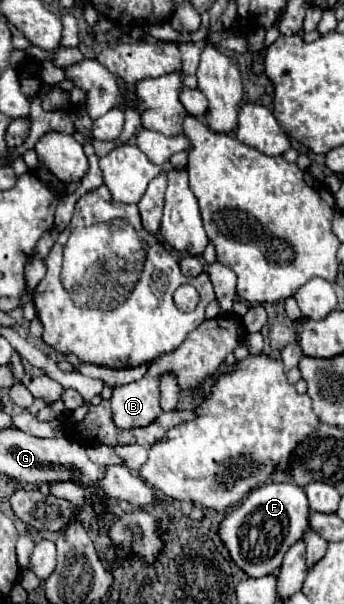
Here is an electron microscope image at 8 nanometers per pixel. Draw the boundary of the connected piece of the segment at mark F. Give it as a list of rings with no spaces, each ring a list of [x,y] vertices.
[[[289,481],[267,483],[251,491],[247,499],[221,521],[219,539],[225,543],[233,563],[249,577],[265,577],[281,565],[287,549],[303,537],[307,527],[309,503],[305,491]]]

